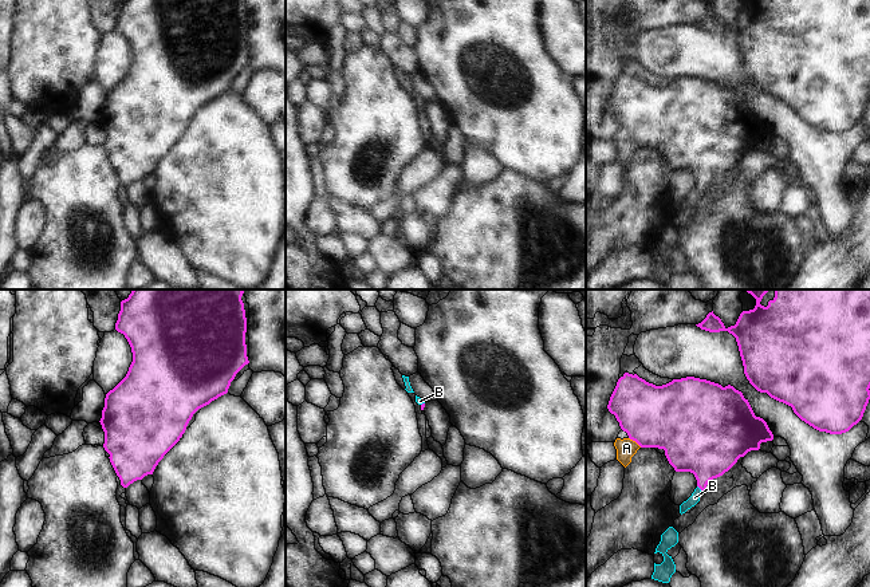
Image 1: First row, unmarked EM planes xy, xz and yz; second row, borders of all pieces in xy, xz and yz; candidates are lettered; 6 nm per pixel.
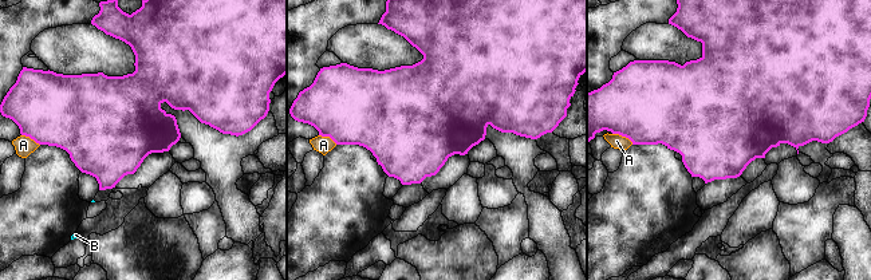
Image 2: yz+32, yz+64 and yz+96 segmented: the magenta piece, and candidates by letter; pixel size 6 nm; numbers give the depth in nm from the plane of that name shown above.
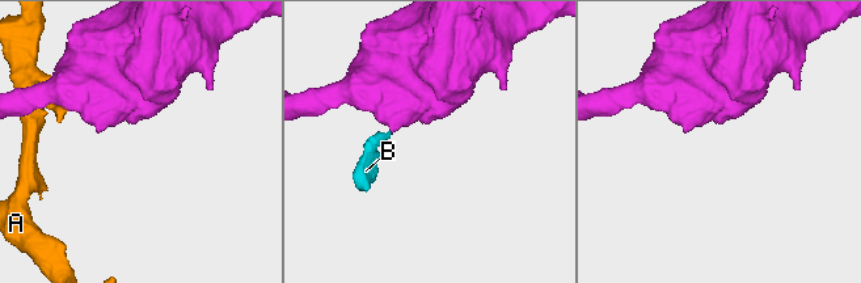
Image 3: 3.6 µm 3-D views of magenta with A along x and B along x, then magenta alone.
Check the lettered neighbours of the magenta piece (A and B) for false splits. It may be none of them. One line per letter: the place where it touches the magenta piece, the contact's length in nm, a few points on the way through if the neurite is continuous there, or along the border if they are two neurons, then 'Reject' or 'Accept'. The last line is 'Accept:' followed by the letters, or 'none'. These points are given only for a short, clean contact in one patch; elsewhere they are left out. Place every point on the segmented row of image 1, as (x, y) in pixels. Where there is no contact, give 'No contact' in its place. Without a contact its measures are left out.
A: Touches magenta at yz (636, 441). Shared border 100 nm. Reject
B: Touches magenta at yz (700, 488). Shared border 40 nm. Path across: yz (708, 448), (700, 488), (695, 497). Accept
Accept: B

